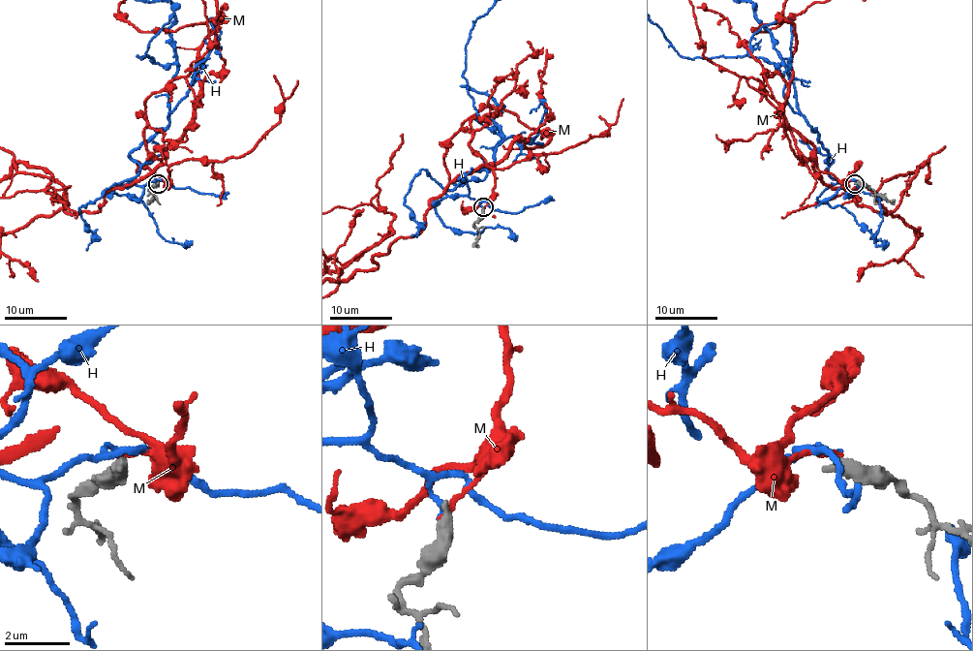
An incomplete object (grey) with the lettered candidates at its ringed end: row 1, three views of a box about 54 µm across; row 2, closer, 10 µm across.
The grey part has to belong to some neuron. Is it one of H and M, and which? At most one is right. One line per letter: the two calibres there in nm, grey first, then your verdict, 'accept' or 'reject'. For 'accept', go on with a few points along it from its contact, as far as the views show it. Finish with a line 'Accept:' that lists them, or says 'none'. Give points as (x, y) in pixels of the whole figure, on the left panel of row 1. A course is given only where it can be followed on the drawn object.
H: calibres 460 and 170 nm; reject
M: calibres 460 and 150 nm; reject
Accept: none

